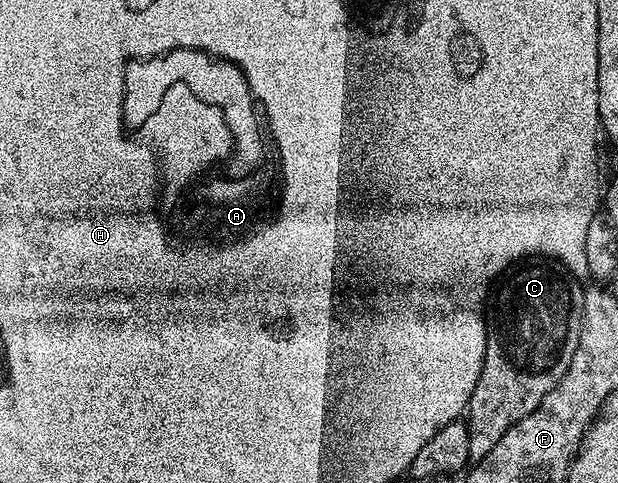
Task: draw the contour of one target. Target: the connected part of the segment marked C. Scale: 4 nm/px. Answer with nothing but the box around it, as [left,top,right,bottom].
[466,257,581,461]

